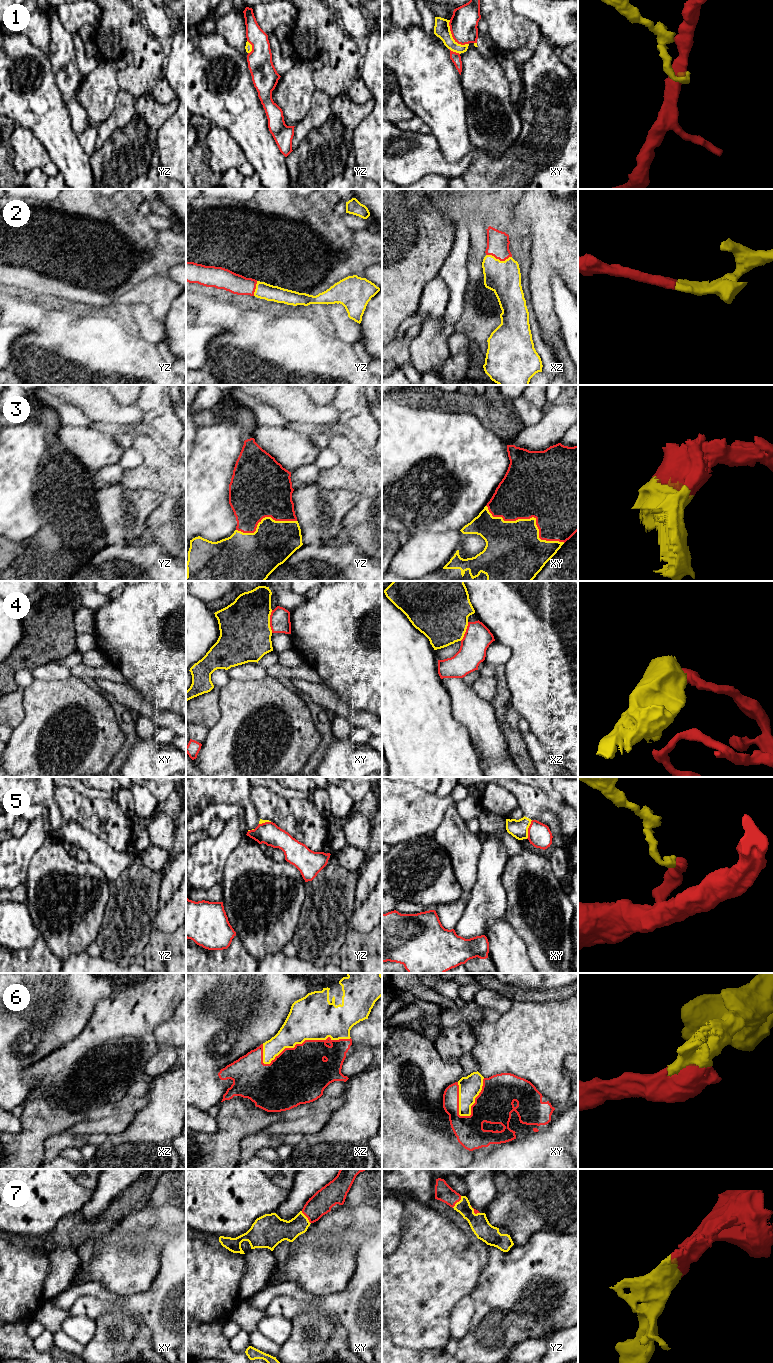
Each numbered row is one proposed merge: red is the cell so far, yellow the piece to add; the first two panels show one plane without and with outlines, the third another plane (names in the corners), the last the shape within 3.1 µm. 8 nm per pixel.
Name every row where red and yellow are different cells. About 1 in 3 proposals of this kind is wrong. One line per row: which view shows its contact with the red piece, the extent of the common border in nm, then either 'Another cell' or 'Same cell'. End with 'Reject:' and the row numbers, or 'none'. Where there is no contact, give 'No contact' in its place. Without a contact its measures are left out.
1: Touches red in xy. Shared border 260 nm. Another cell
2: Touches red in xz. Shared border 200 nm. Same cell
3: Touches red in xy. Shared border 700 nm. Same cell
4: Touches red in xy. Shared border 180 nm. Another cell
5: Touches red in xy. Shared border 160 nm. Another cell
6: Touches red in xz. Shared border 750 nm. Same cell
7: Touches red in yz. Shared border 120 nm. Same cell
Reject: 1, 4, 5

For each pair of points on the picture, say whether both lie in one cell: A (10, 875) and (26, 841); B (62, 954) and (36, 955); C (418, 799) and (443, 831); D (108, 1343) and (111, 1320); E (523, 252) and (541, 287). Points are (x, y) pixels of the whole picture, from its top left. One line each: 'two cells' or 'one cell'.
A: one cell
B: two cells
C: two cells
D: one cell
E: two cells

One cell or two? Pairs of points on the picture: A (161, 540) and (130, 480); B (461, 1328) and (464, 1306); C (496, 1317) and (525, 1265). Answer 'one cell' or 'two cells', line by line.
A: one cell
B: one cell
C: one cell

